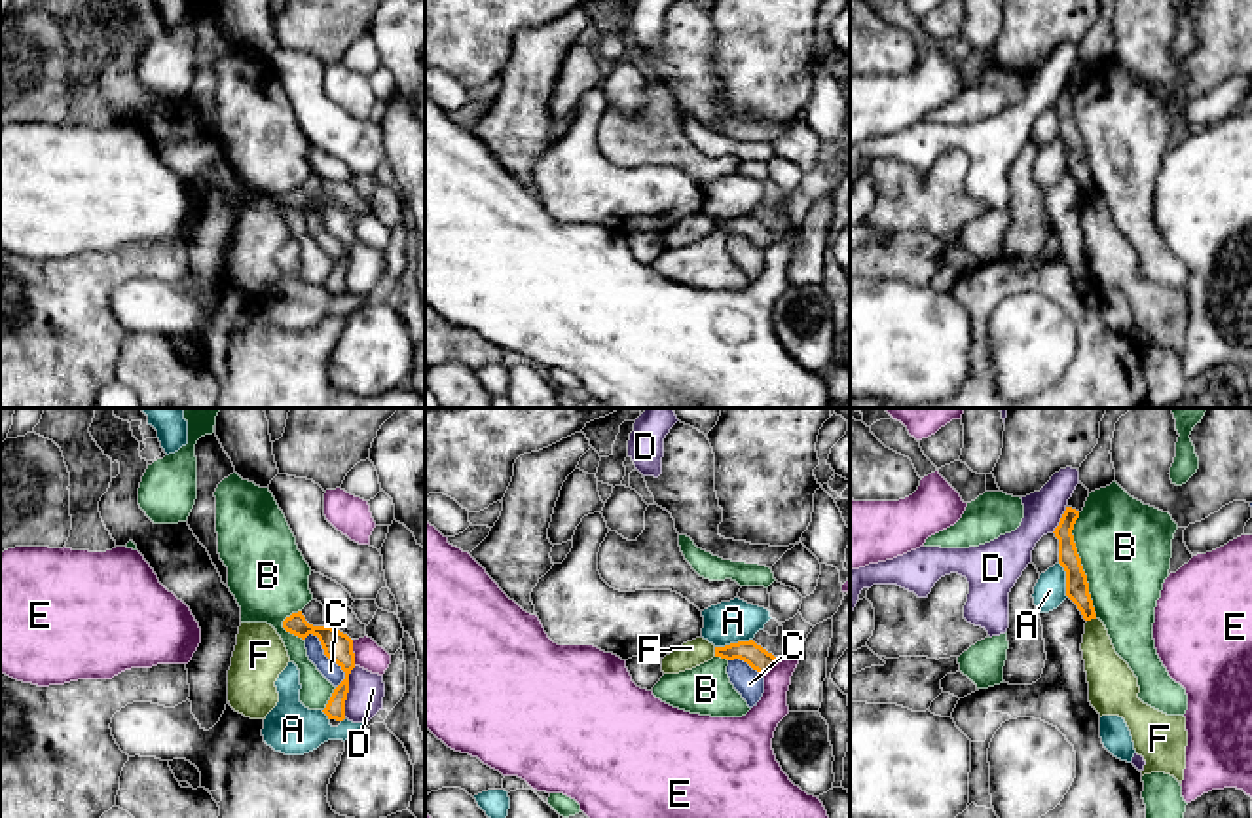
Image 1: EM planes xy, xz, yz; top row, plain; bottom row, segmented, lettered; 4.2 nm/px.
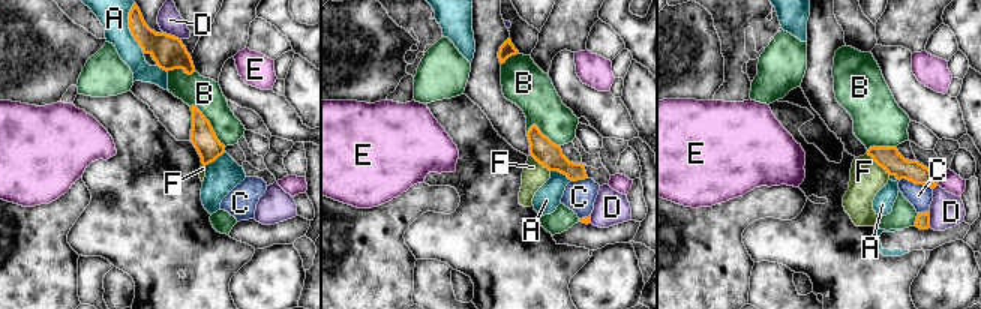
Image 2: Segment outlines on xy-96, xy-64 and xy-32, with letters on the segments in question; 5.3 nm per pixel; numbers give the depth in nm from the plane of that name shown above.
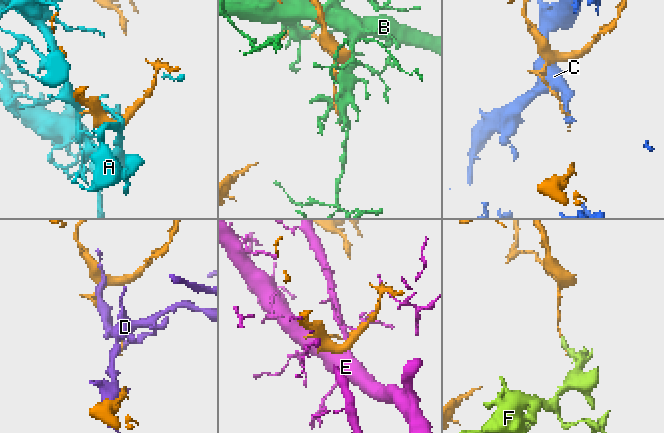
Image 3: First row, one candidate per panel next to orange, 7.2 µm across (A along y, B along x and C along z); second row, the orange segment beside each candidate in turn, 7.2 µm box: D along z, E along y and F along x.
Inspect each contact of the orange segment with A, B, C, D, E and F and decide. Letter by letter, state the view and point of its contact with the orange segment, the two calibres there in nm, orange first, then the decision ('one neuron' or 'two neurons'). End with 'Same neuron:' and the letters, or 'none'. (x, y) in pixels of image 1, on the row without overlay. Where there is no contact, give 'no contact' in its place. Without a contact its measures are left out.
A: xz (733, 219) | 100/180 nm | two neurons
B: yz (1082, 141) | 100/400 nm | two neurons
C: xy (331, 234) | 120/80 nm | two neurons
D: xy (348, 266) | 120/160 nm | two neurons
E: xy (353, 228) | 120/120 nm | two neurons
F: xz (716, 226) | 100/110 nm | two neurons
Same neuron: none

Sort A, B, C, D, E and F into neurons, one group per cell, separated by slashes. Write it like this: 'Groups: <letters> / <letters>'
Groups: A / B / C / D / E / F

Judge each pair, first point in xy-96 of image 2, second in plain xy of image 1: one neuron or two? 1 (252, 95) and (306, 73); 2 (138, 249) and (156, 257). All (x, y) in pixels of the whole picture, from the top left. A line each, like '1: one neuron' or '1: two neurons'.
1: one neuron
2: two neurons

